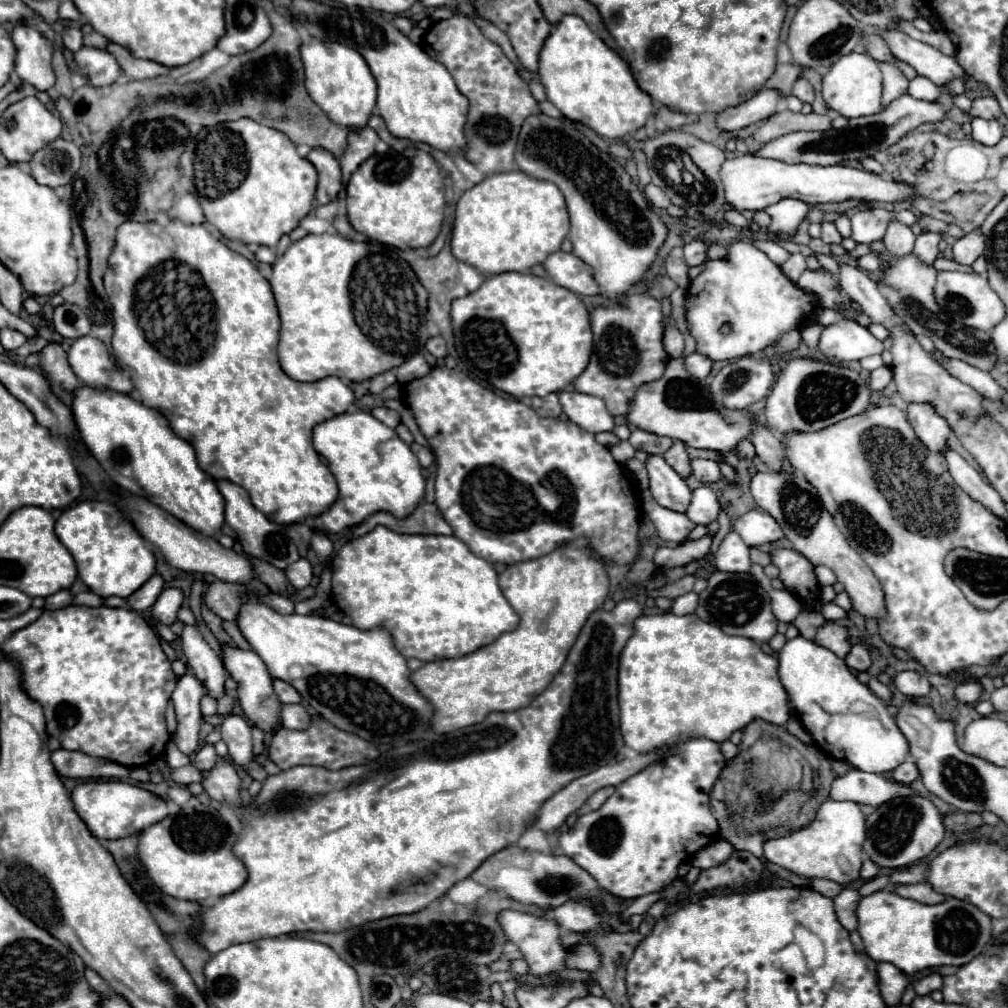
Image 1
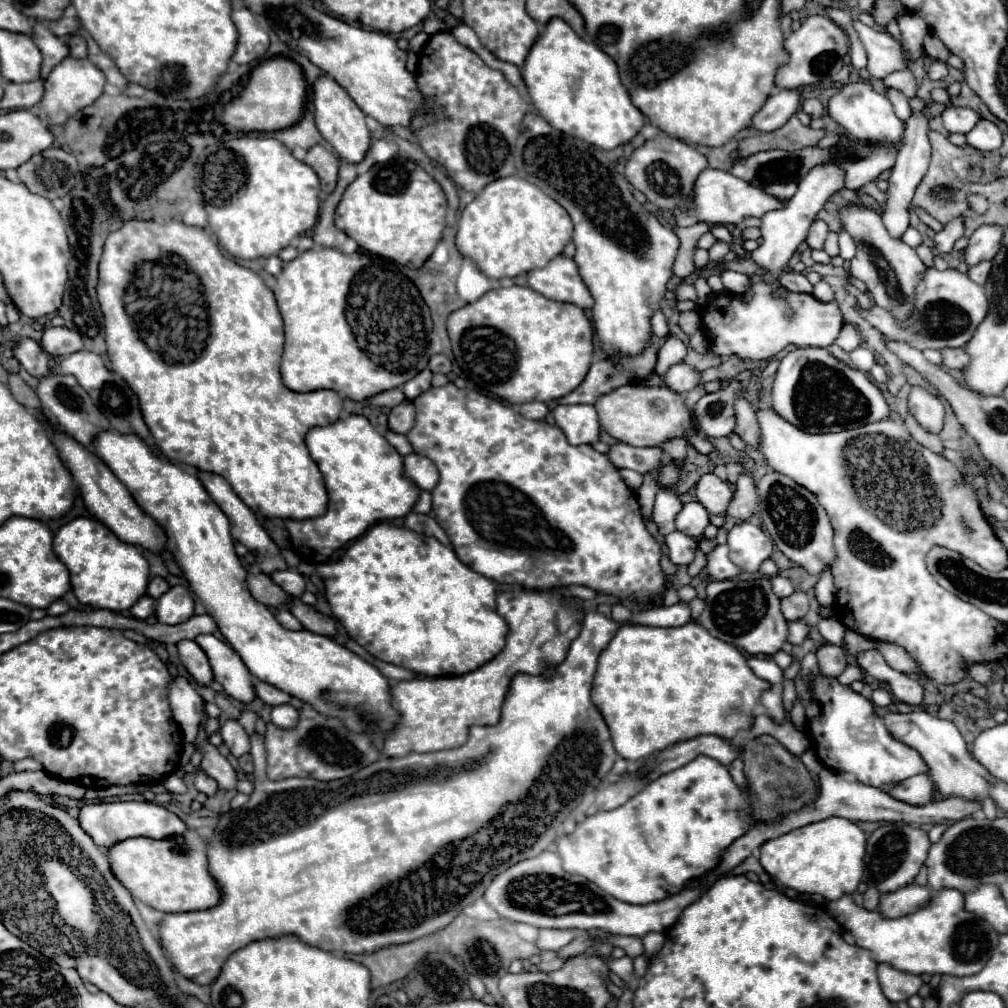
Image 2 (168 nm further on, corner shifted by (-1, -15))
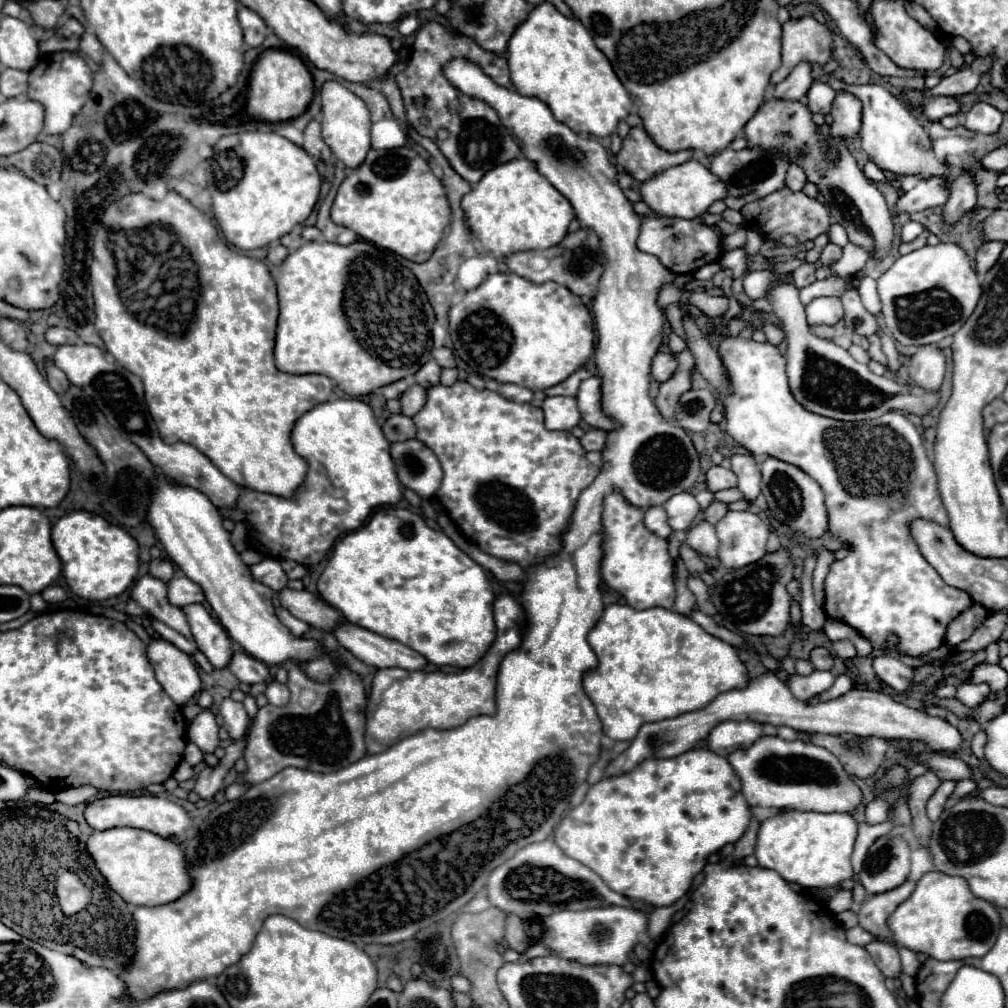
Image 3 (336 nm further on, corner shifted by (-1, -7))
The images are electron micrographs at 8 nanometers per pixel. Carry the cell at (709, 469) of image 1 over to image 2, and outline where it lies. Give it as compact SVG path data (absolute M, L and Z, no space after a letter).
M704 474L696 486L696 496L710 514L722 514L732 498L732 486L714 474Z

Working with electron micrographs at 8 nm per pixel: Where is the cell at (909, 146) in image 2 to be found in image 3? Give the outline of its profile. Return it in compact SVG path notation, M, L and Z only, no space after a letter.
M976 58L972 66L954 72L952 76L944 76L942 82L930 90L924 90L926 96L962 96L968 92L974 92L980 80L980 74L984 74L990 66L990 58Z

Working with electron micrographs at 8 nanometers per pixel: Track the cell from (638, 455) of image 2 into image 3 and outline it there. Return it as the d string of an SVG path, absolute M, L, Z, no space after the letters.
M588 430L580 442L586 450L604 450L608 444L608 434L604 430Z

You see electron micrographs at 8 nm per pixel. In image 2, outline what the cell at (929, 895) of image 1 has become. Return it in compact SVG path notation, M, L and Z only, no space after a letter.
M908 884L896 892L890 892L882 898L878 912L886 918L900 918L906 916L920 906L924 906L932 898L932 892L926 886L918 884Z

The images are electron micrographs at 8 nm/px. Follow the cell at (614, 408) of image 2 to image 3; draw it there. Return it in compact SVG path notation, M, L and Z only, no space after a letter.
M592 376L580 384L578 390L578 408L582 414L582 420L590 424L592 428L600 430L616 430L618 422L604 414L602 410L602 380L600 376Z

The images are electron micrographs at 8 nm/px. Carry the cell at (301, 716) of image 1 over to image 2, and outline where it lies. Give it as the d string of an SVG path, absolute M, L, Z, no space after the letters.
M282 704L272 708L272 722L278 728L294 728L298 724L298 710L292 704Z

